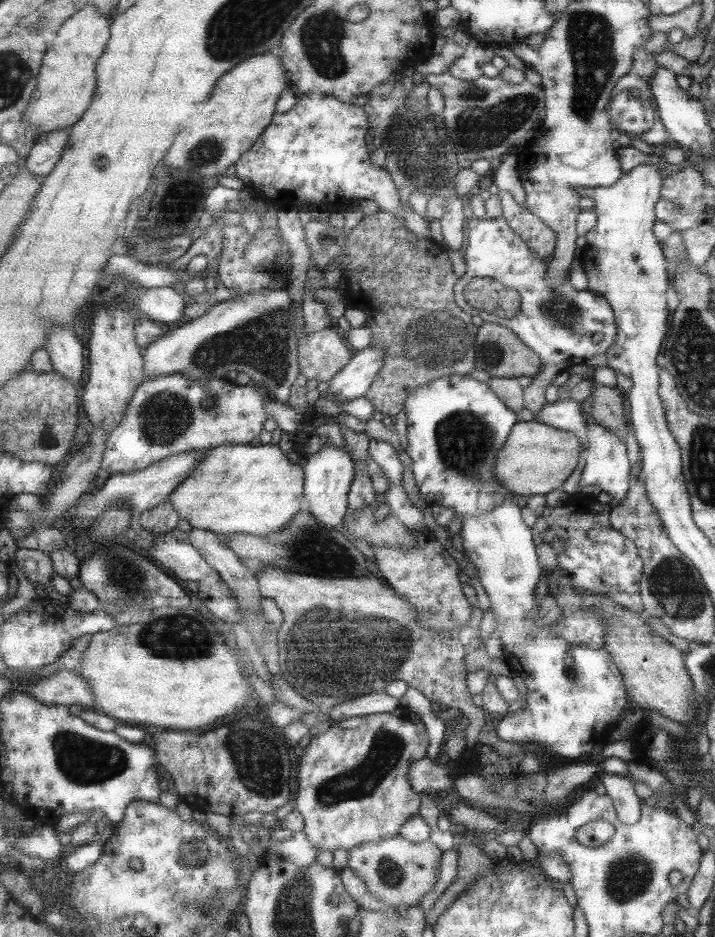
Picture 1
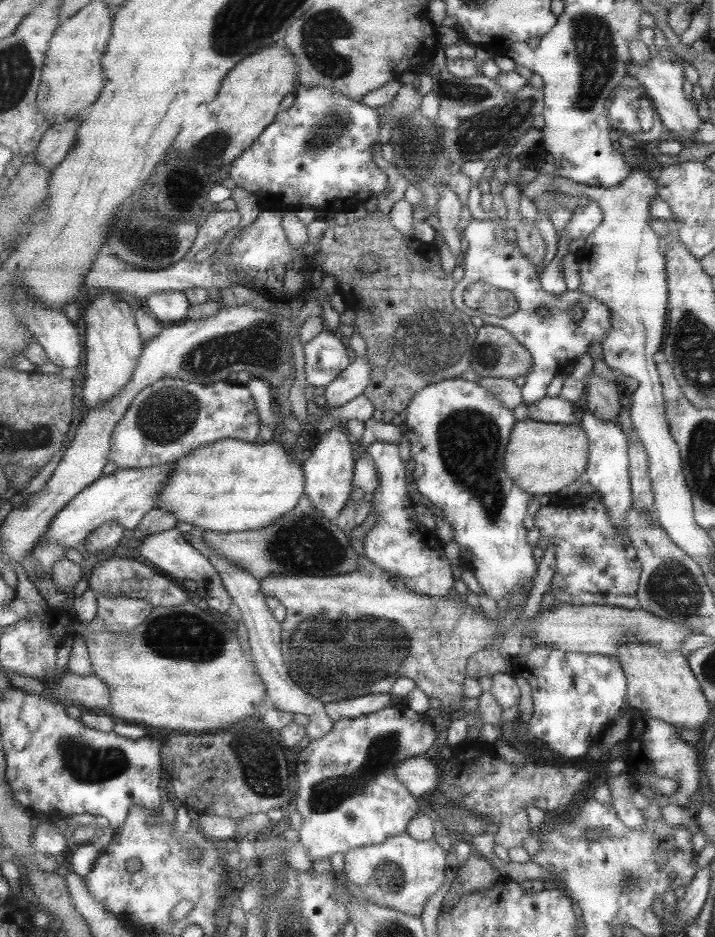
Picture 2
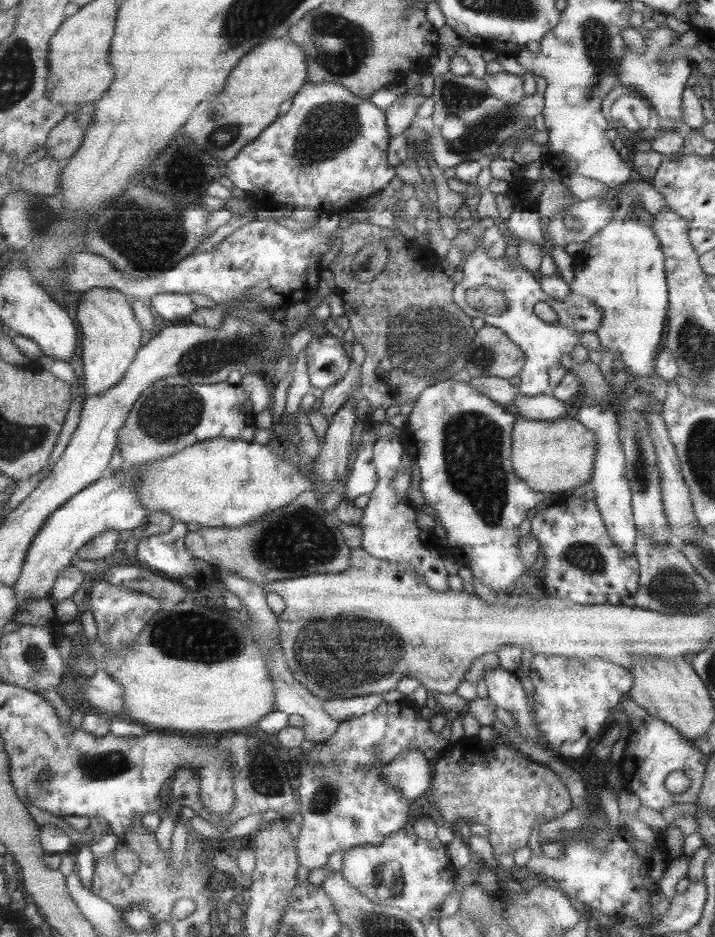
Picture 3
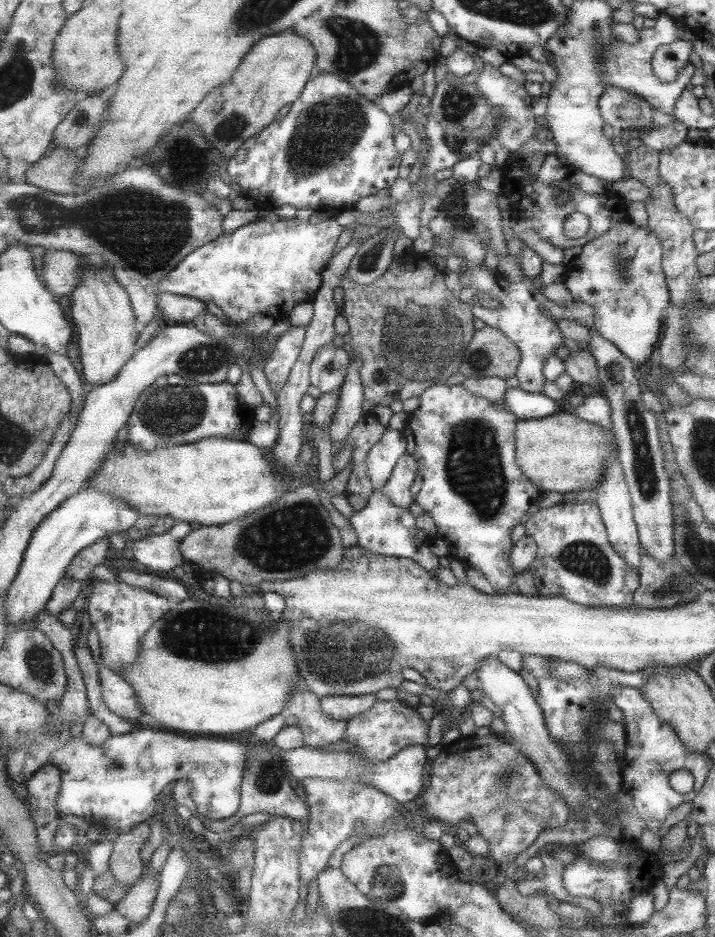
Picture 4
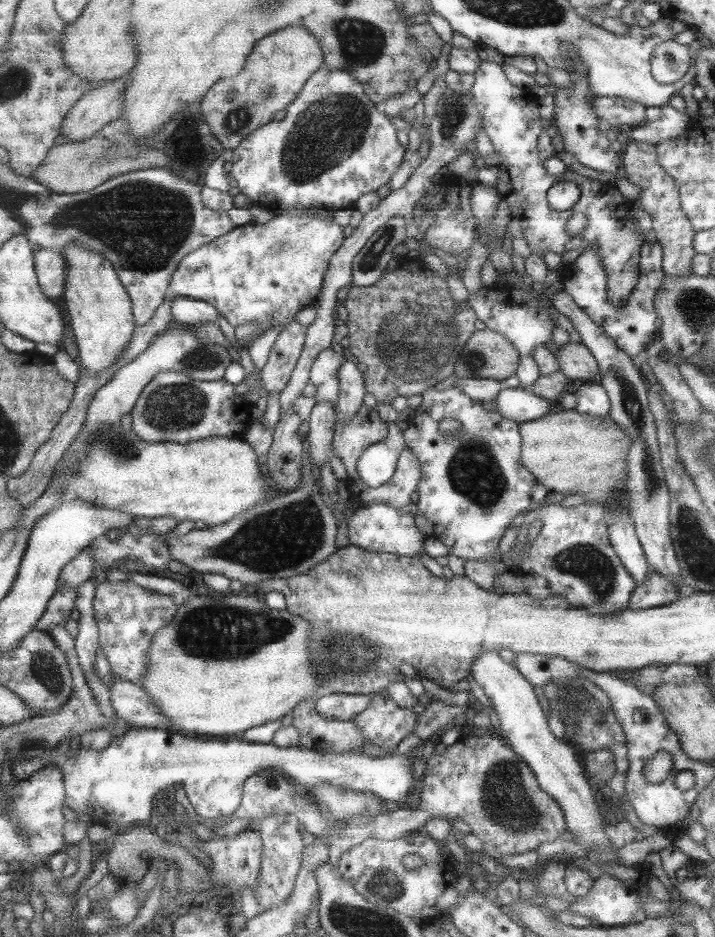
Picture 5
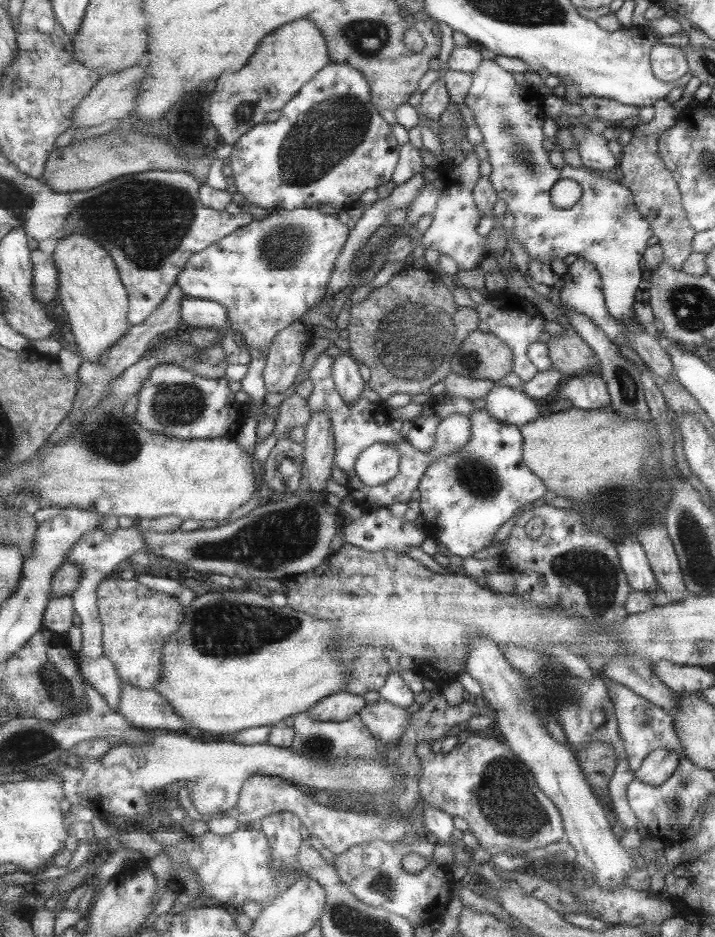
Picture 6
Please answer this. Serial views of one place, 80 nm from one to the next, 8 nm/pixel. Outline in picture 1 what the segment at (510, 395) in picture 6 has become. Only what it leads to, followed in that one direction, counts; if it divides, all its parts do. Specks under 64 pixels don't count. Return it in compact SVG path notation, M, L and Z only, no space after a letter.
M558 399L553 404L545 404L532 420L565 432L572 432L572 435L580 440L580 445L586 447L586 421L575 400Z

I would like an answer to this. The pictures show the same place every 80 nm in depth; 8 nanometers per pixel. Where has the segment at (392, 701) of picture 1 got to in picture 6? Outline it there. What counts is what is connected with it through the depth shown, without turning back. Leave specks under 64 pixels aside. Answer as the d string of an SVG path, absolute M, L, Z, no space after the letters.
M341 691L320 700L308 712L315 720L344 721L349 720L352 716L359 715L366 706L367 702L365 702L363 695Z

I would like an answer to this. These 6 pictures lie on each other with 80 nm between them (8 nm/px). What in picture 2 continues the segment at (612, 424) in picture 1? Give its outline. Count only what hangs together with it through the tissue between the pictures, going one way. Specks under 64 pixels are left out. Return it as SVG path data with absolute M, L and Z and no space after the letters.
M592 371L584 378L585 408L589 414L604 421L616 421L621 404L619 404L619 384L607 381Z

